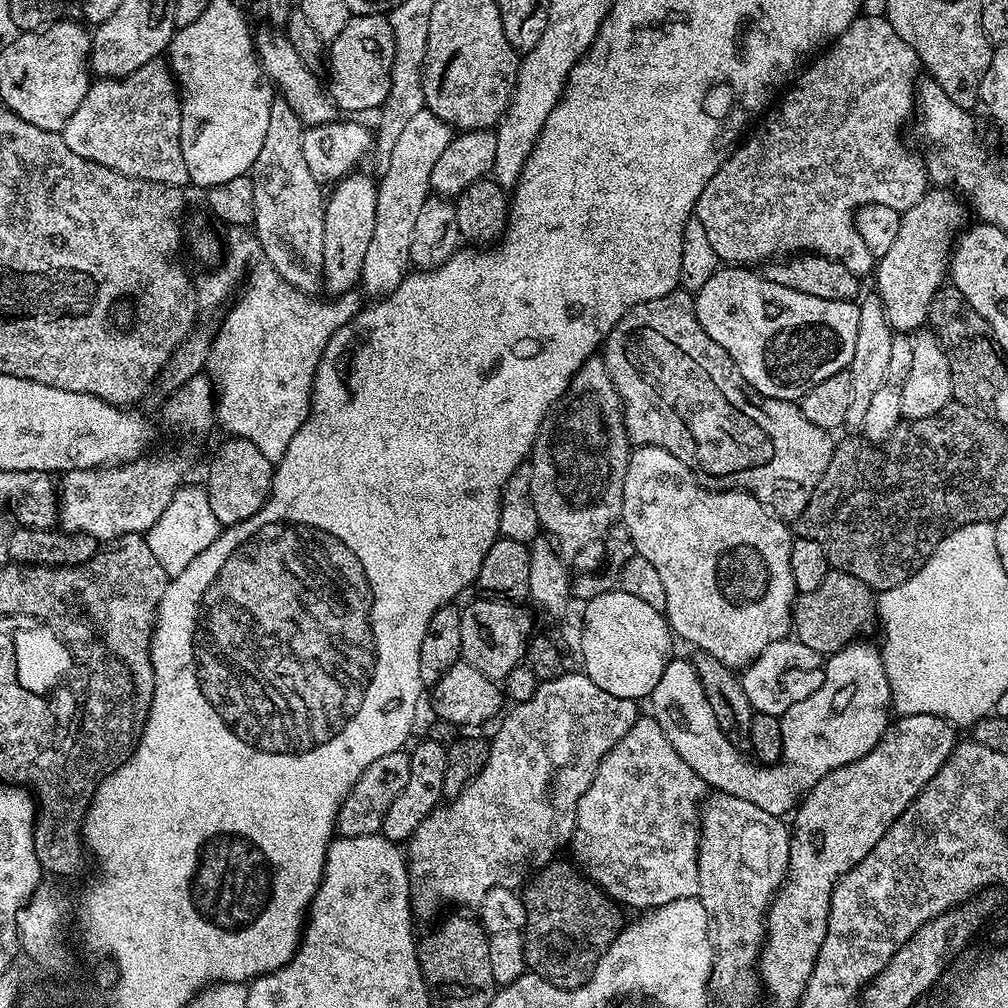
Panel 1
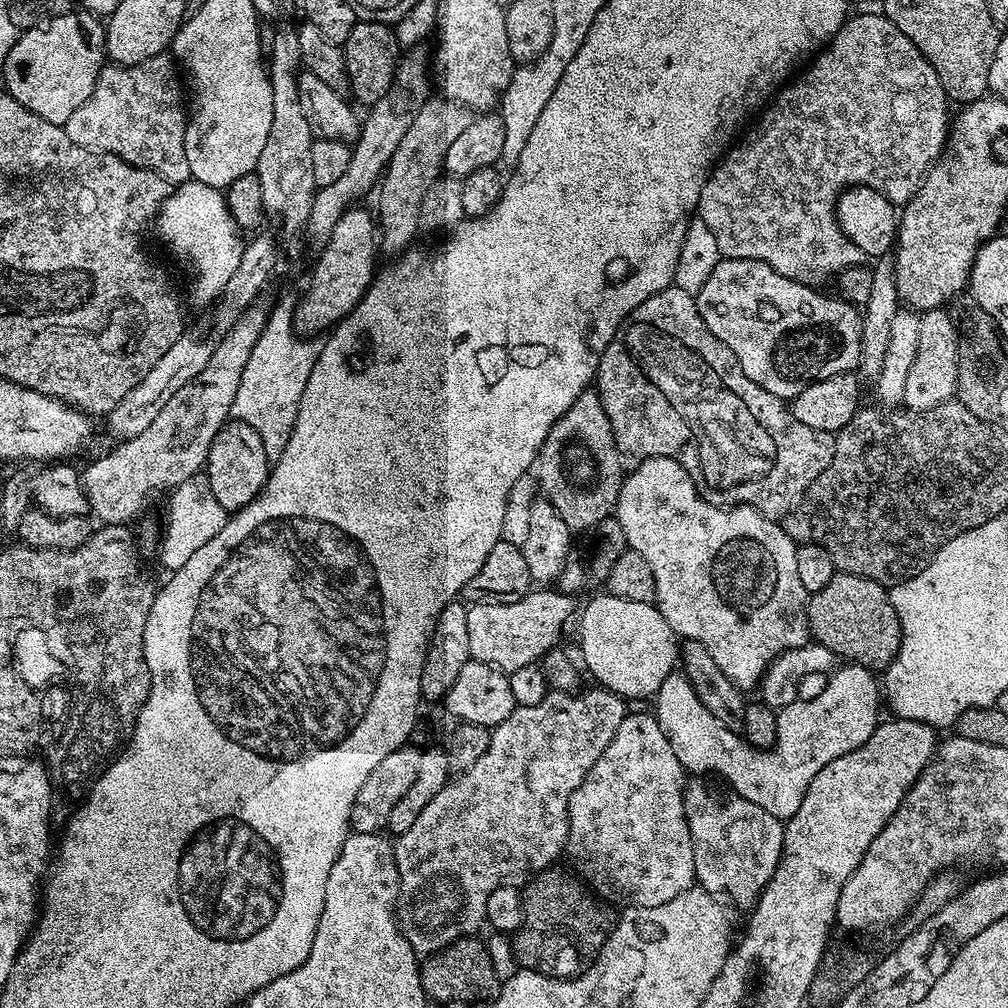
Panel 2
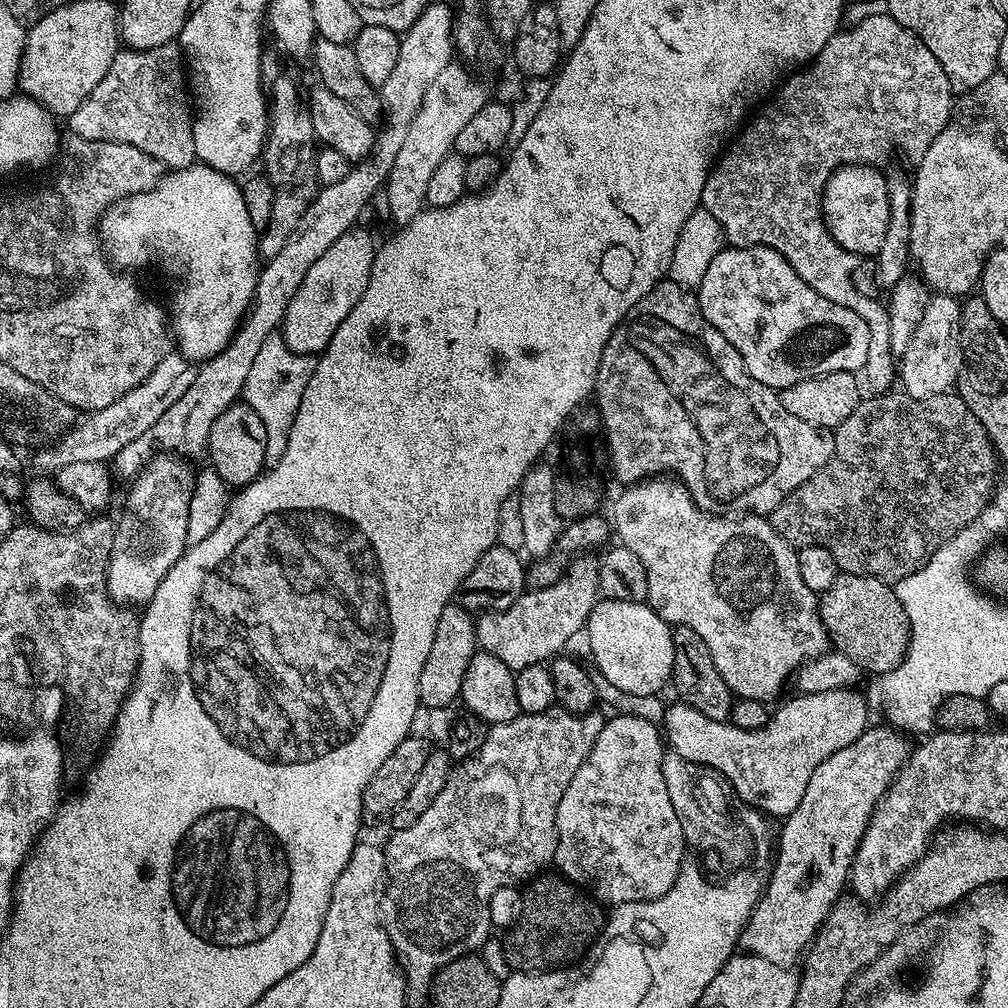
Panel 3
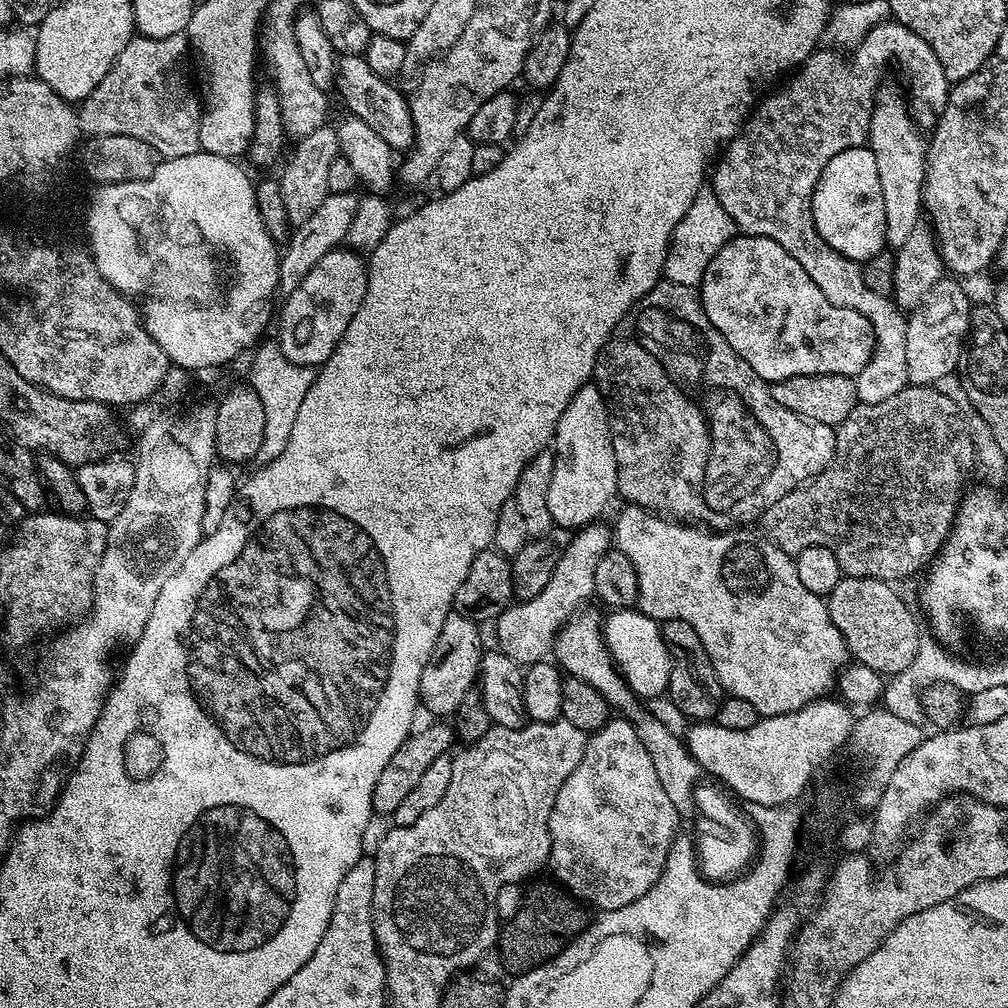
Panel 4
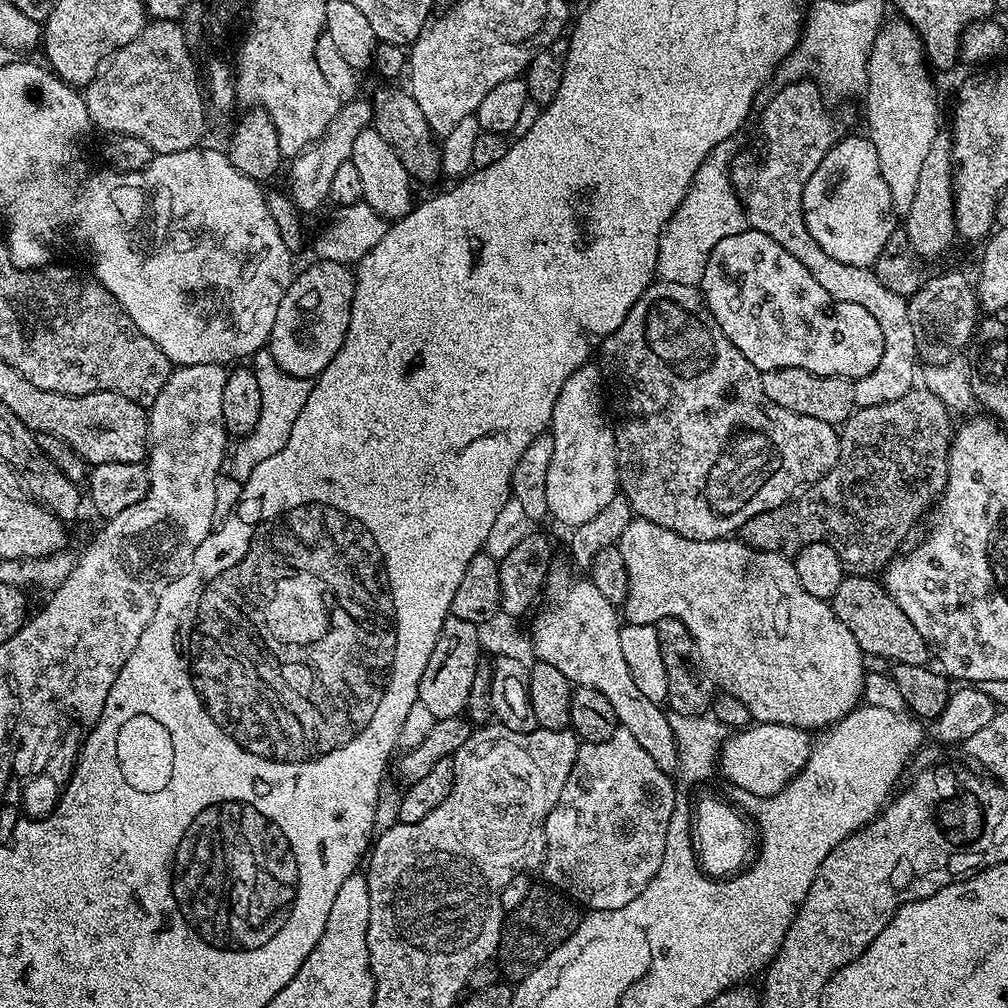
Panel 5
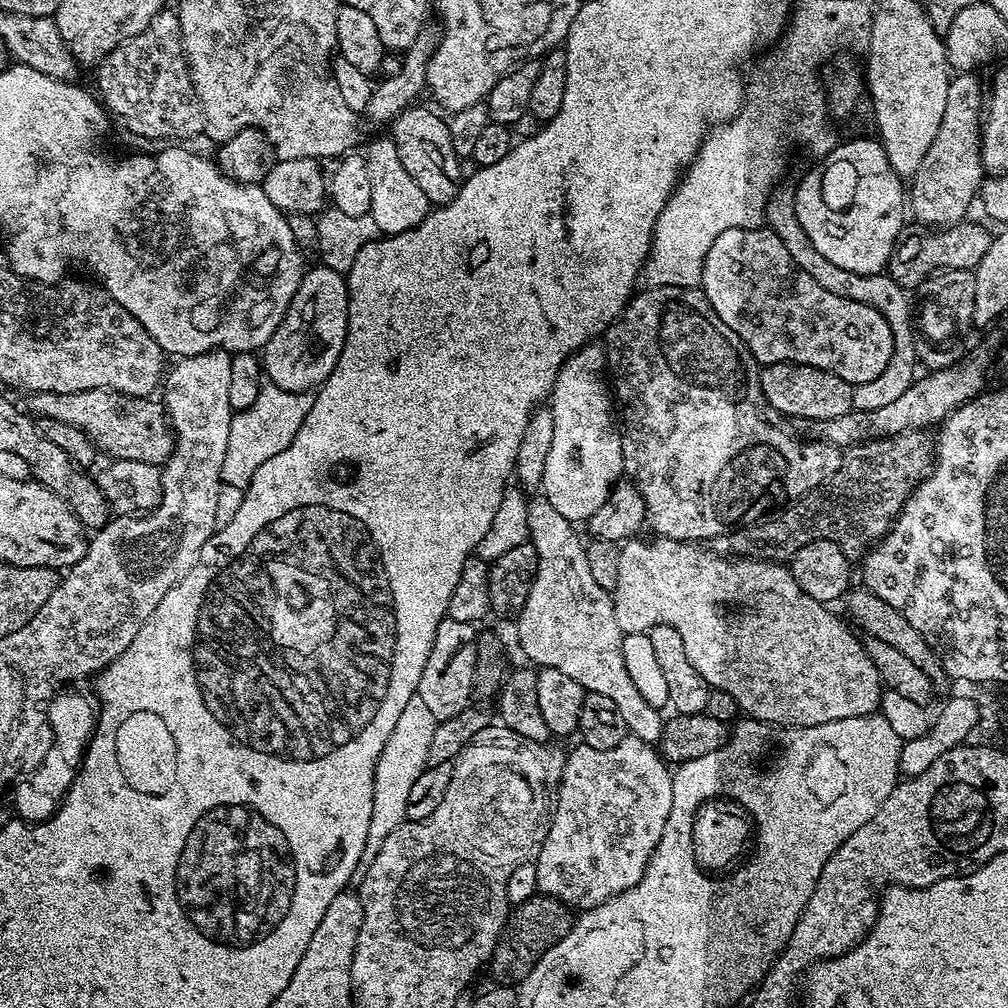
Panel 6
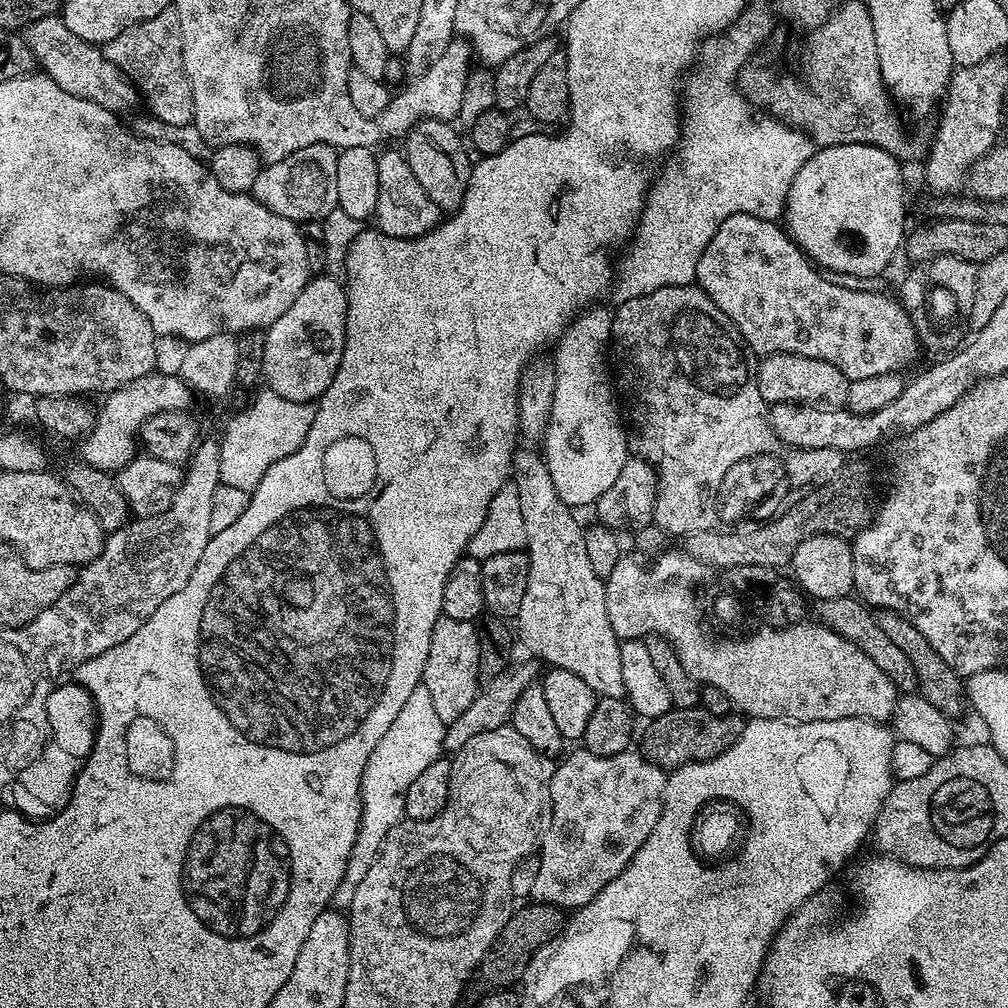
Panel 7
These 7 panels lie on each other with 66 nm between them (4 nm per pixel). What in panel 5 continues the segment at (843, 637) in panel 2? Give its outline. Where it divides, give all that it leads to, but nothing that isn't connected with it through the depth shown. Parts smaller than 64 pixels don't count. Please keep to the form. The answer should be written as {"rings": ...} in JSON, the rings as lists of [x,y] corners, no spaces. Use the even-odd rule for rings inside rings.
{"rings":[[[845,575],[842,586],[838,586],[830,603],[834,614],[845,624],[846,630],[854,634],[865,657],[881,656],[884,660],[893,660],[898,664],[929,663],[930,645],[922,638],[922,634],[918,634],[918,630],[914,630],[914,622],[906,618],[905,612],[898,606],[898,602],[894,602],[894,598],[890,598],[879,579],[871,576]]]}

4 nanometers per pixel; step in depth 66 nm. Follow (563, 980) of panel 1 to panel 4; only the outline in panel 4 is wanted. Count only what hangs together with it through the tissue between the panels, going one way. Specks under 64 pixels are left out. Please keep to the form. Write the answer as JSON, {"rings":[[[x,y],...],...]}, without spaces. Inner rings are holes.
{"rings":[[[555,883],[540,884],[527,889],[520,903],[518,914],[501,927],[498,937],[498,951],[505,969],[512,974],[523,974],[557,956],[574,936],[584,931],[588,924],[585,907],[571,892]]]}

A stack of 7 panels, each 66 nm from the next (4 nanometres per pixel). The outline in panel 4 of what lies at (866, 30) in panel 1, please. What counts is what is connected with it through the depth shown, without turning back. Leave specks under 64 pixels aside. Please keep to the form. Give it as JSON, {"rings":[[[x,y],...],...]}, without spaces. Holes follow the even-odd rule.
{"rings":[[[891,18],[874,26],[862,38],[860,44],[847,53],[849,56],[839,56],[841,53],[836,50],[828,51],[832,52],[823,52],[823,50],[813,52],[800,65],[795,74],[789,75],[775,91],[765,95],[757,103],[748,119],[745,120],[743,128],[737,132],[735,138],[728,141],[719,157],[721,160],[715,161],[710,172],[710,190],[715,194],[716,201],[720,203],[722,210],[726,210],[726,214],[730,214],[730,218],[743,235],[761,236],[778,242],[778,246],[782,246],[782,250],[786,250],[786,254],[790,254],[790,258],[797,260],[802,266],[802,270],[806,270],[806,274],[810,274],[814,286],[818,286],[818,290],[822,290],[822,294],[826,294],[826,298],[831,304],[846,310],[854,310],[858,314],[862,314],[862,318],[866,318],[872,323],[876,345],[872,351],[870,362],[866,362],[866,366],[862,366],[862,370],[854,379],[857,401],[861,404],[873,404],[874,402],[882,402],[886,398],[898,394],[898,390],[909,387],[908,371],[906,370],[908,318],[892,296],[874,294],[874,290],[870,290],[870,286],[866,286],[861,261],[846,258],[842,254],[838,254],[838,250],[826,246],[826,242],[814,226],[812,195],[818,186],[818,178],[822,174],[826,162],[830,162],[830,158],[834,158],[834,154],[842,154],[842,150],[865,147],[872,107],[876,105],[876,94],[881,87],[880,79],[883,78],[888,63],[891,61],[896,63],[900,67],[901,74],[908,79],[906,92],[910,97],[912,119],[924,130],[935,128],[937,120],[944,113],[950,82],[946,78],[946,70],[942,70],[942,62],[938,62],[938,54],[934,54],[934,50],[930,50],[928,43],[922,38],[918,38],[918,34],[914,34],[914,30],[896,23]]]}

